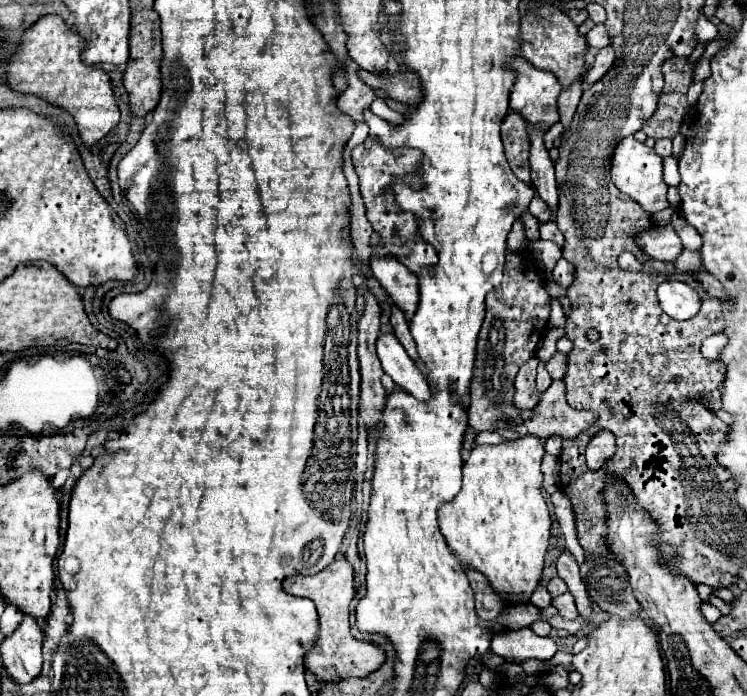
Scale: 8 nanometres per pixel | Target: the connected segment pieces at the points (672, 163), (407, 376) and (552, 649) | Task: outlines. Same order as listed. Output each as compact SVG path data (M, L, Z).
M674 157L664 159L664 181L668 185L678 185L680 183L680 173L678 173L678 161Z
M380 335L376 341L376 351L382 361L384 373L390 375L398 387L404 387L404 391L408 391L416 399L428 399L428 395L432 395L432 389L428 387L428 383L424 383L422 371L408 357L394 335Z
M530 629L498 633L492 639L492 651L508 661L526 661L526 659L550 659L558 651L558 645L550 637L538 637Z

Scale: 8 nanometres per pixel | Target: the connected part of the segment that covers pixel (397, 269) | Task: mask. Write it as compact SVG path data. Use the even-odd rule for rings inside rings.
M372 259L372 273L382 283L386 293L394 299L394 303L404 311L406 319L412 319L412 311L416 311L416 275L410 273L396 259Z

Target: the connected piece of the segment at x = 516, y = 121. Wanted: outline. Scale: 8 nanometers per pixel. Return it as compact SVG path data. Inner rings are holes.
M510 111L501 123L501 137L506 151L506 159L516 173L516 177L530 185L530 167L528 167L528 123L520 119L516 111Z

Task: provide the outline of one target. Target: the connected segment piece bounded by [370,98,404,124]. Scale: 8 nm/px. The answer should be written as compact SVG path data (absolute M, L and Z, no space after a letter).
M376 98L373 101L372 105L370 106L370 109L373 113L377 114L378 116L384 118L389 122L400 124L404 121L404 117L402 114L390 109L386 105L386 103L380 98Z

